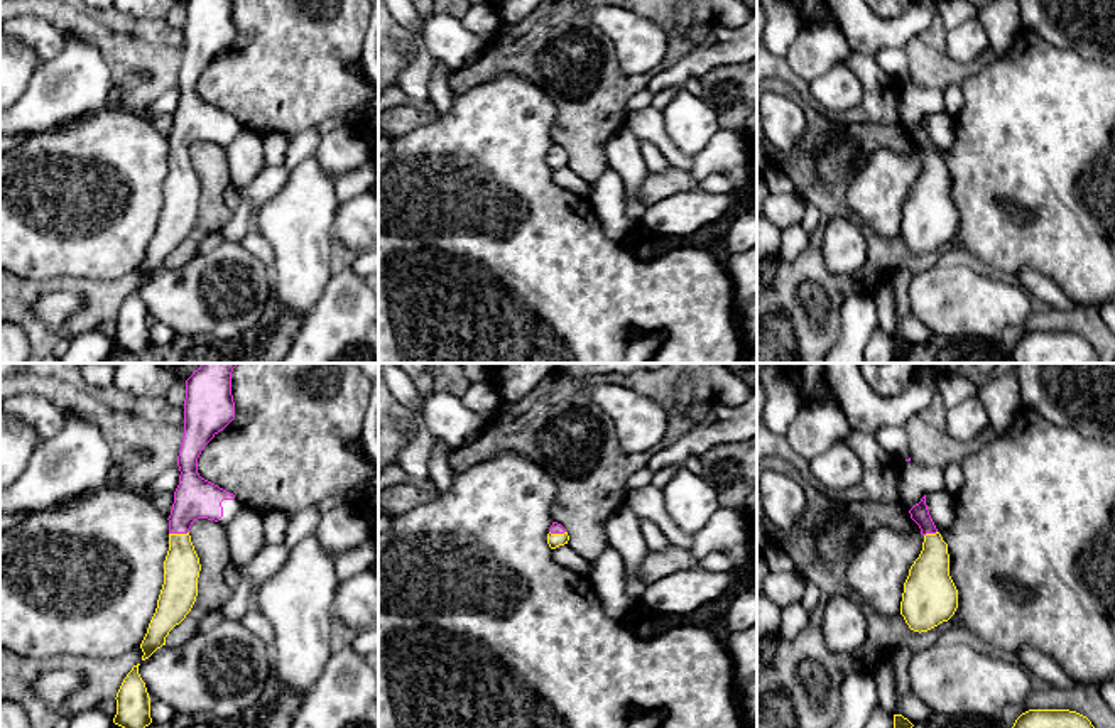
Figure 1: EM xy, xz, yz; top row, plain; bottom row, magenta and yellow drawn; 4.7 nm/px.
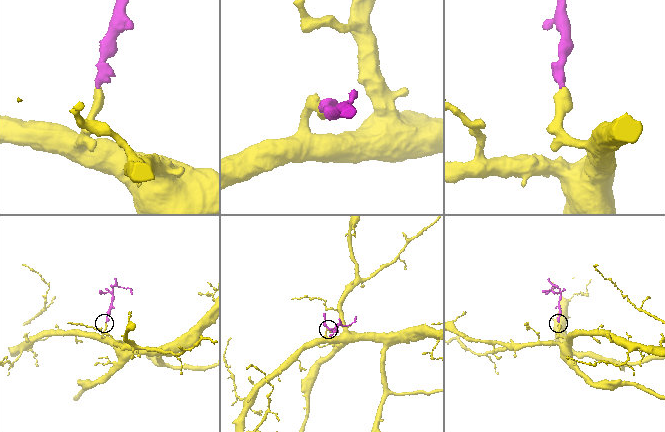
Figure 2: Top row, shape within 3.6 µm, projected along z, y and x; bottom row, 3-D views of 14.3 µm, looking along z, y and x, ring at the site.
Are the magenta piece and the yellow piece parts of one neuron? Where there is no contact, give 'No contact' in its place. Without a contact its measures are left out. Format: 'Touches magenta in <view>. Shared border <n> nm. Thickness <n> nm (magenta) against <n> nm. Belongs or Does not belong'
Touches magenta in xy. Shared border 100 nm. Thickness 200 nm (magenta) against 180 nm. Belongs

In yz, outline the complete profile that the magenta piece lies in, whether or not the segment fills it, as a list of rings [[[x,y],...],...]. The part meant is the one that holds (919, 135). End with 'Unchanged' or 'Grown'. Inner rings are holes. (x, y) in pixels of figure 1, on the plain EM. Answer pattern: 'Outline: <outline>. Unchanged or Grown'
Outline: [[[926,117],[911,132],[924,157],[922,172],[904,204],[900,236],[914,253],[927,253],[948,243],[958,230],[958,211],[949,198],[948,166],[938,154]]]. Grown

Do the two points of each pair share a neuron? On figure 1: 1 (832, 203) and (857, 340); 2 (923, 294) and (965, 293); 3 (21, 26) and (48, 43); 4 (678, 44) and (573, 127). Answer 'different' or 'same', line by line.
1: different
2: same
3: same
4: same

